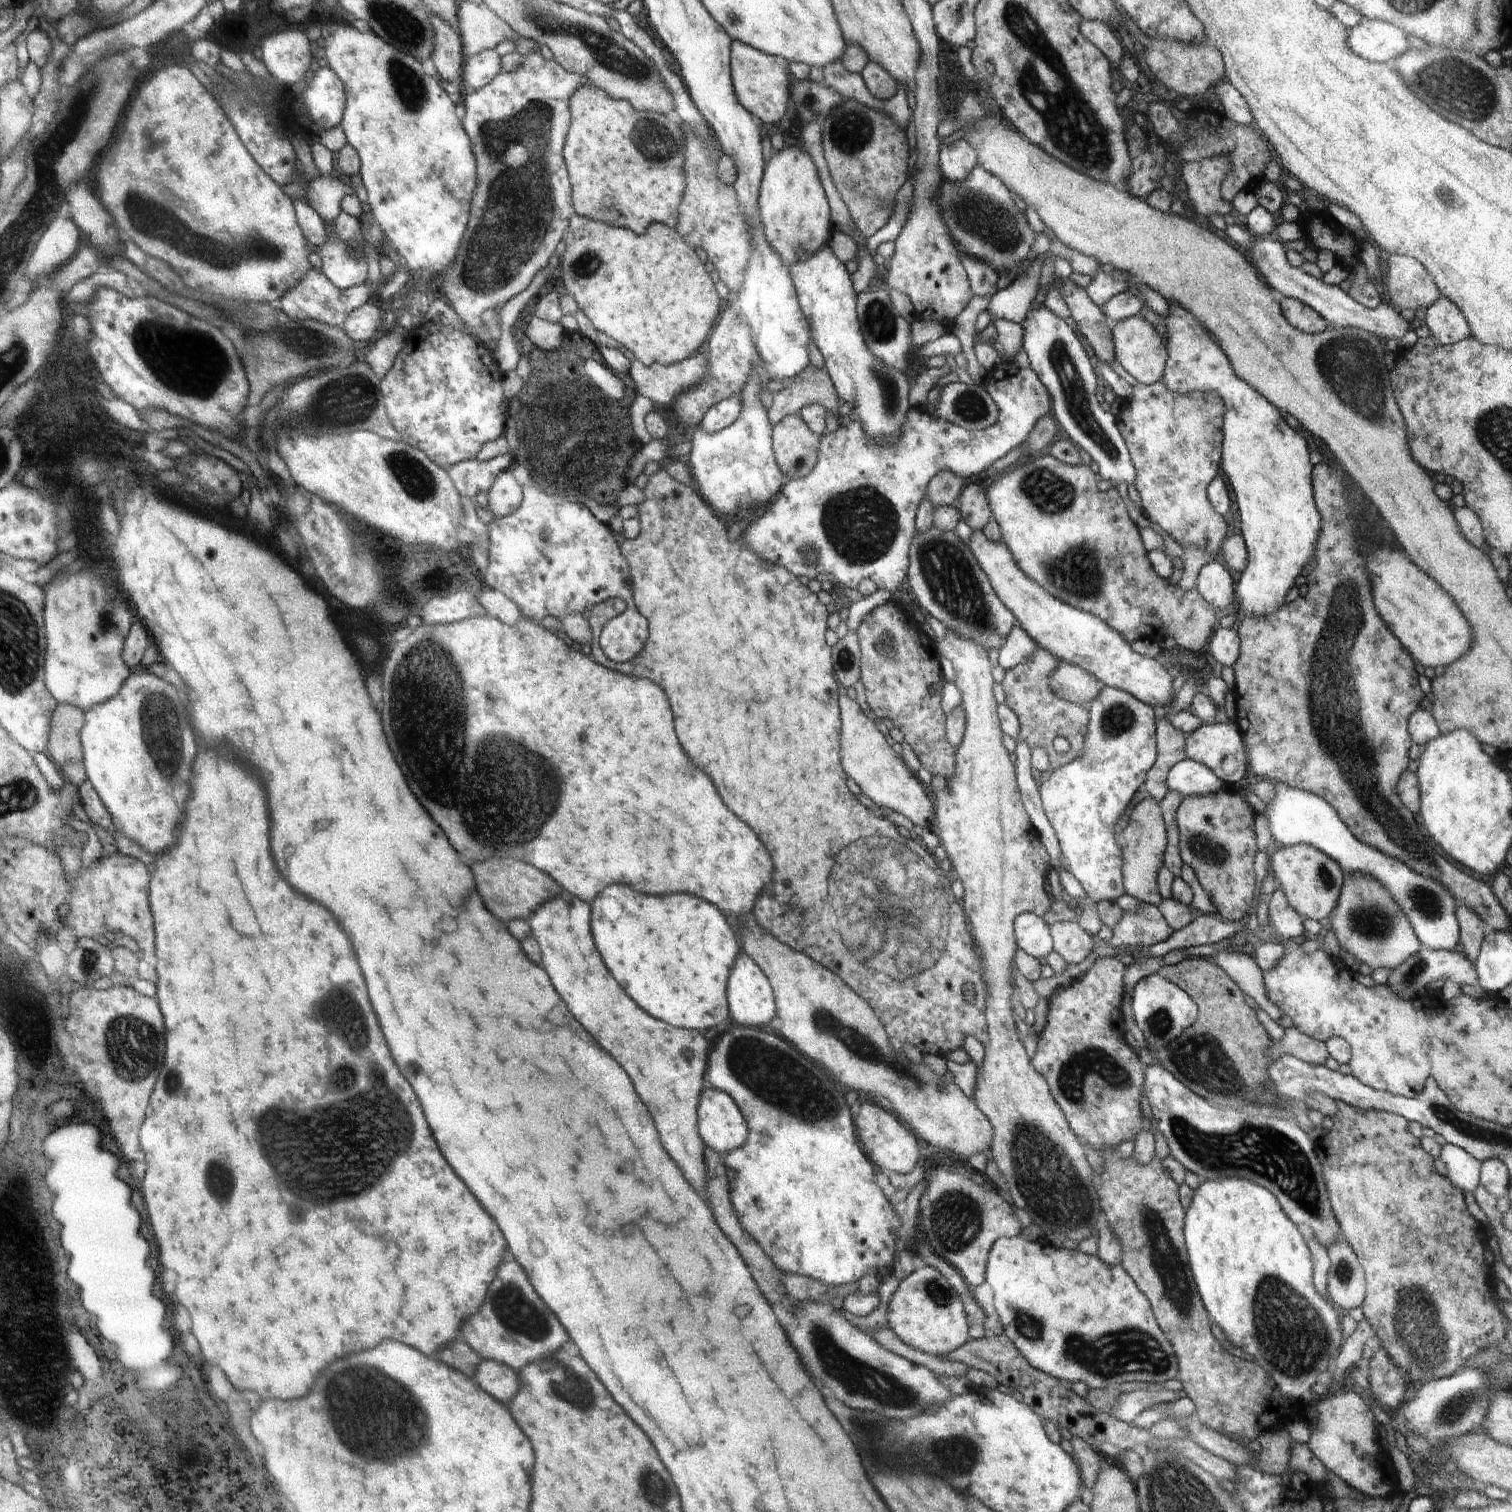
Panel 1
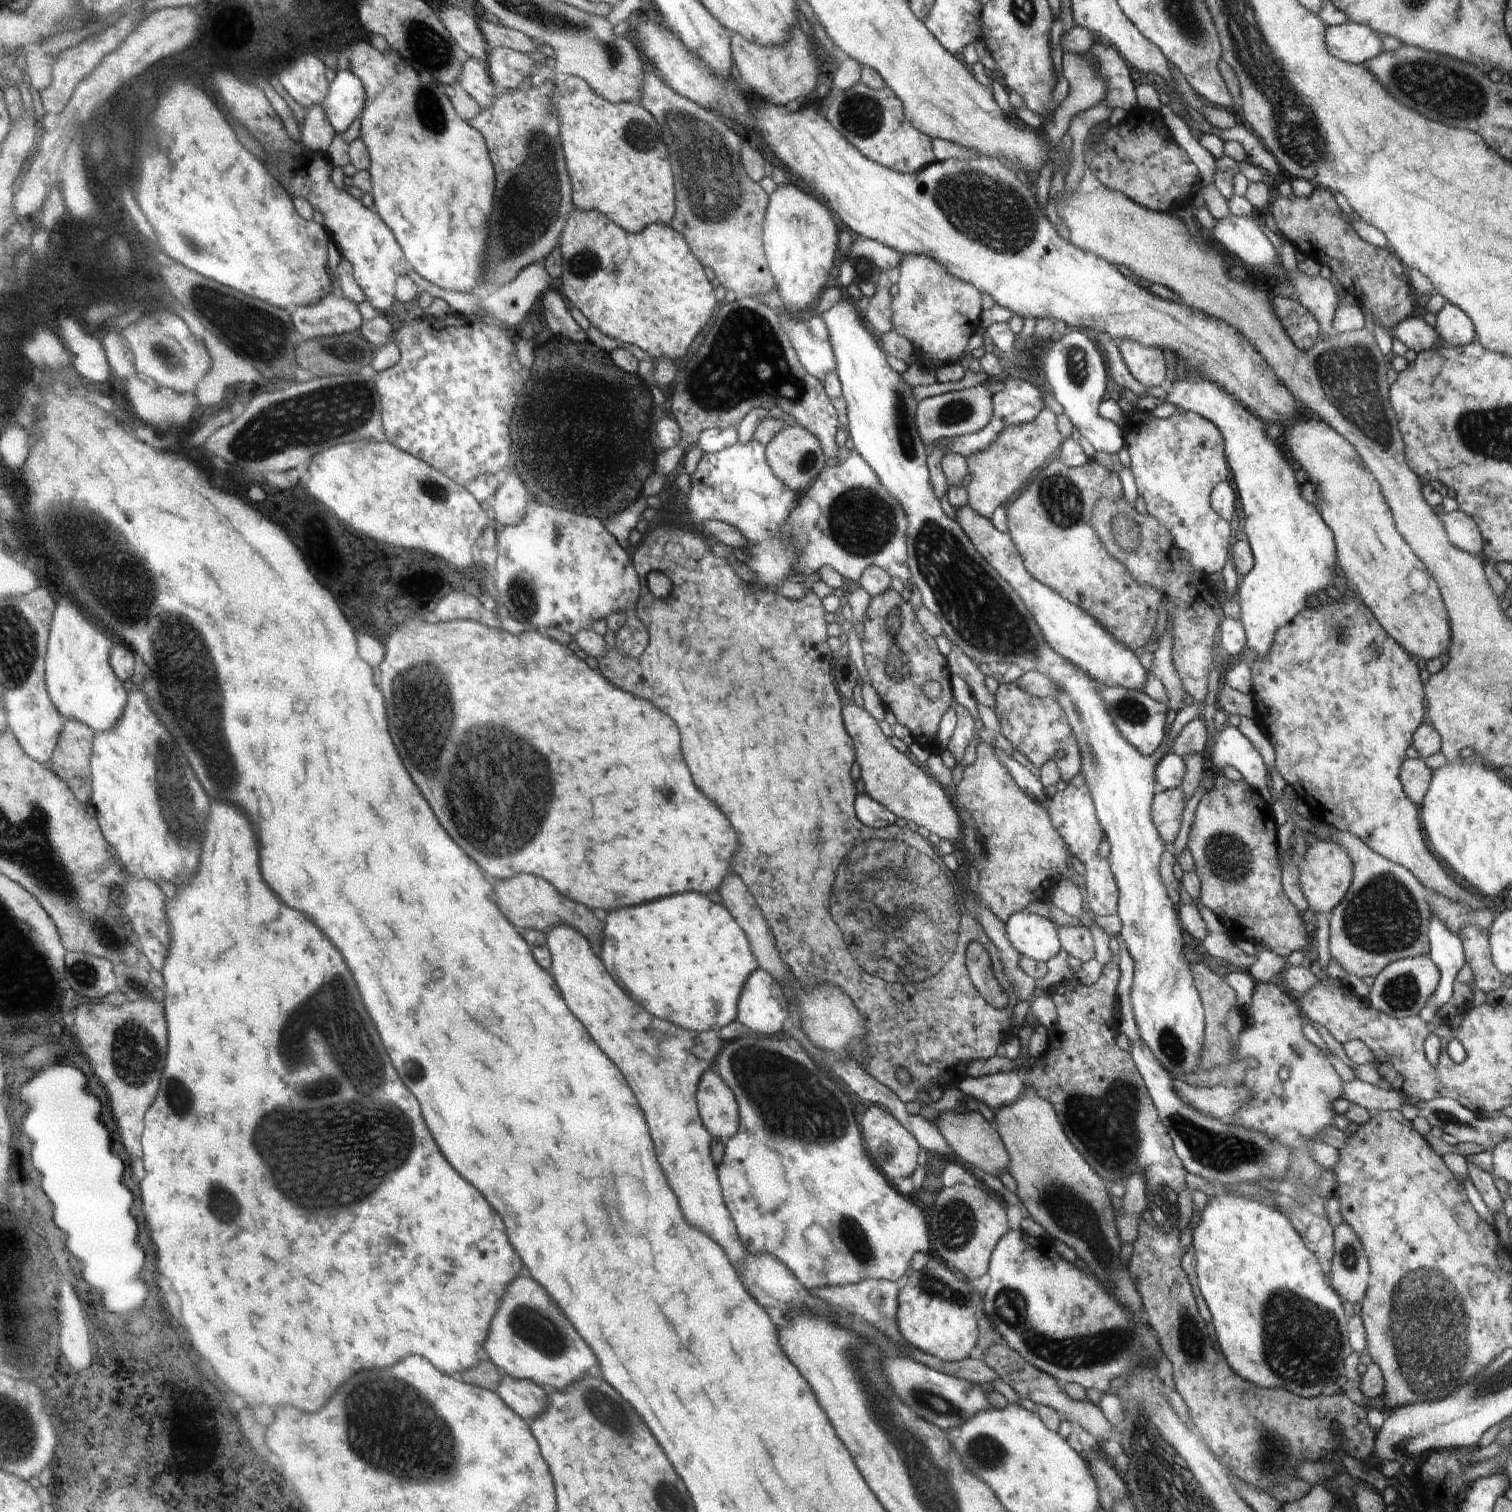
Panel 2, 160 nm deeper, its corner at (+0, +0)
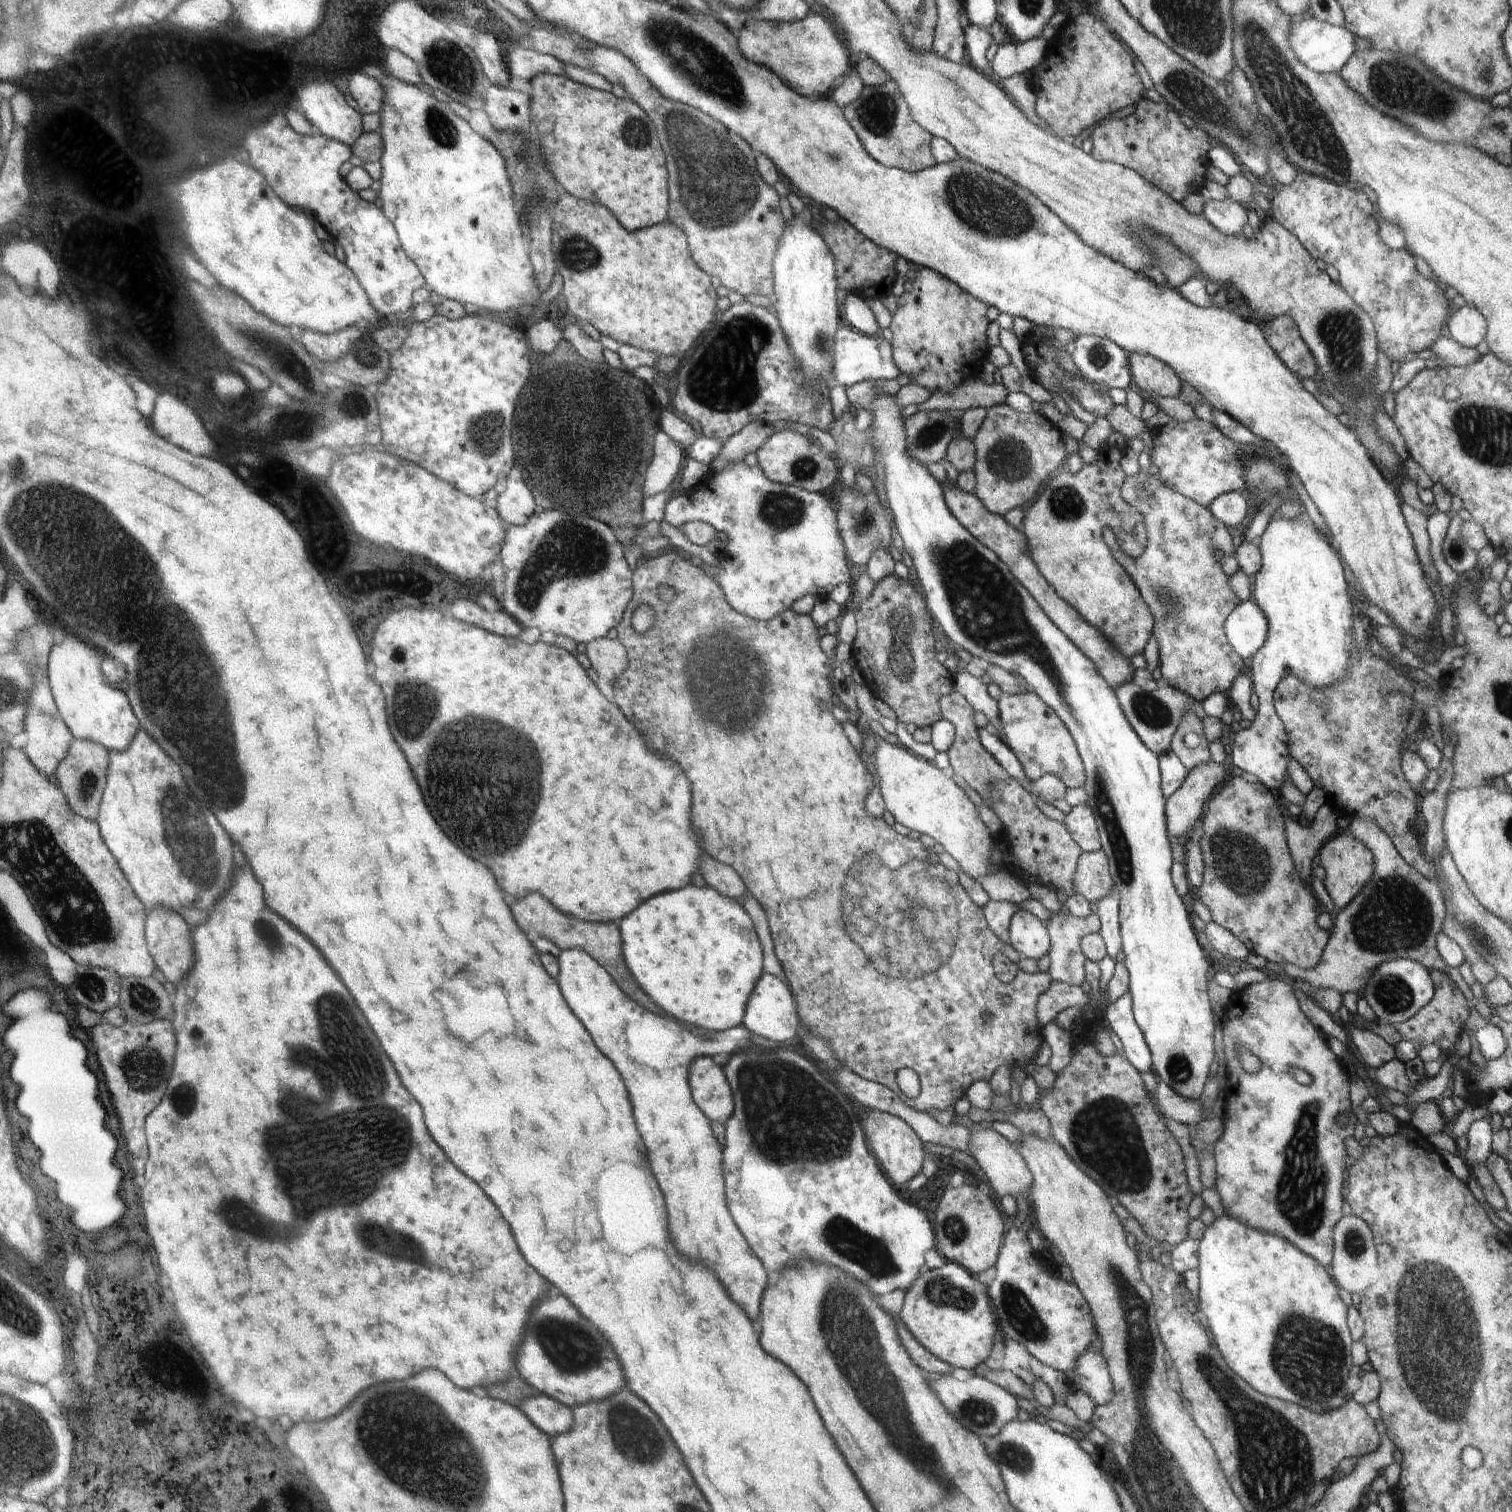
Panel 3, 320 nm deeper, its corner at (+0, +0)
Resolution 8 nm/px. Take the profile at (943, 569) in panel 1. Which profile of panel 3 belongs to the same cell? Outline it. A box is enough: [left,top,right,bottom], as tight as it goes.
[867,397,1217,1101]

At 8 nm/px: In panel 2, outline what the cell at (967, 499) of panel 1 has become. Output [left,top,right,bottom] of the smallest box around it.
[966,407,1064,518]

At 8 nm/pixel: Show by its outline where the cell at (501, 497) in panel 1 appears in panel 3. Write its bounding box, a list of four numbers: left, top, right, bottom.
[493,479,536,525]

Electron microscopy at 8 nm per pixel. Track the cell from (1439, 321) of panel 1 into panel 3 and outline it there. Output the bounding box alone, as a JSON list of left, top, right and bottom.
[1447,305,1487,349]

